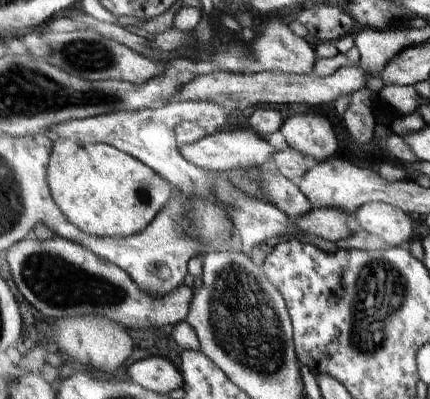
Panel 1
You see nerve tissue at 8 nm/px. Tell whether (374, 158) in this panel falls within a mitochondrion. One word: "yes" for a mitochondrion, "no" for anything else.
no

